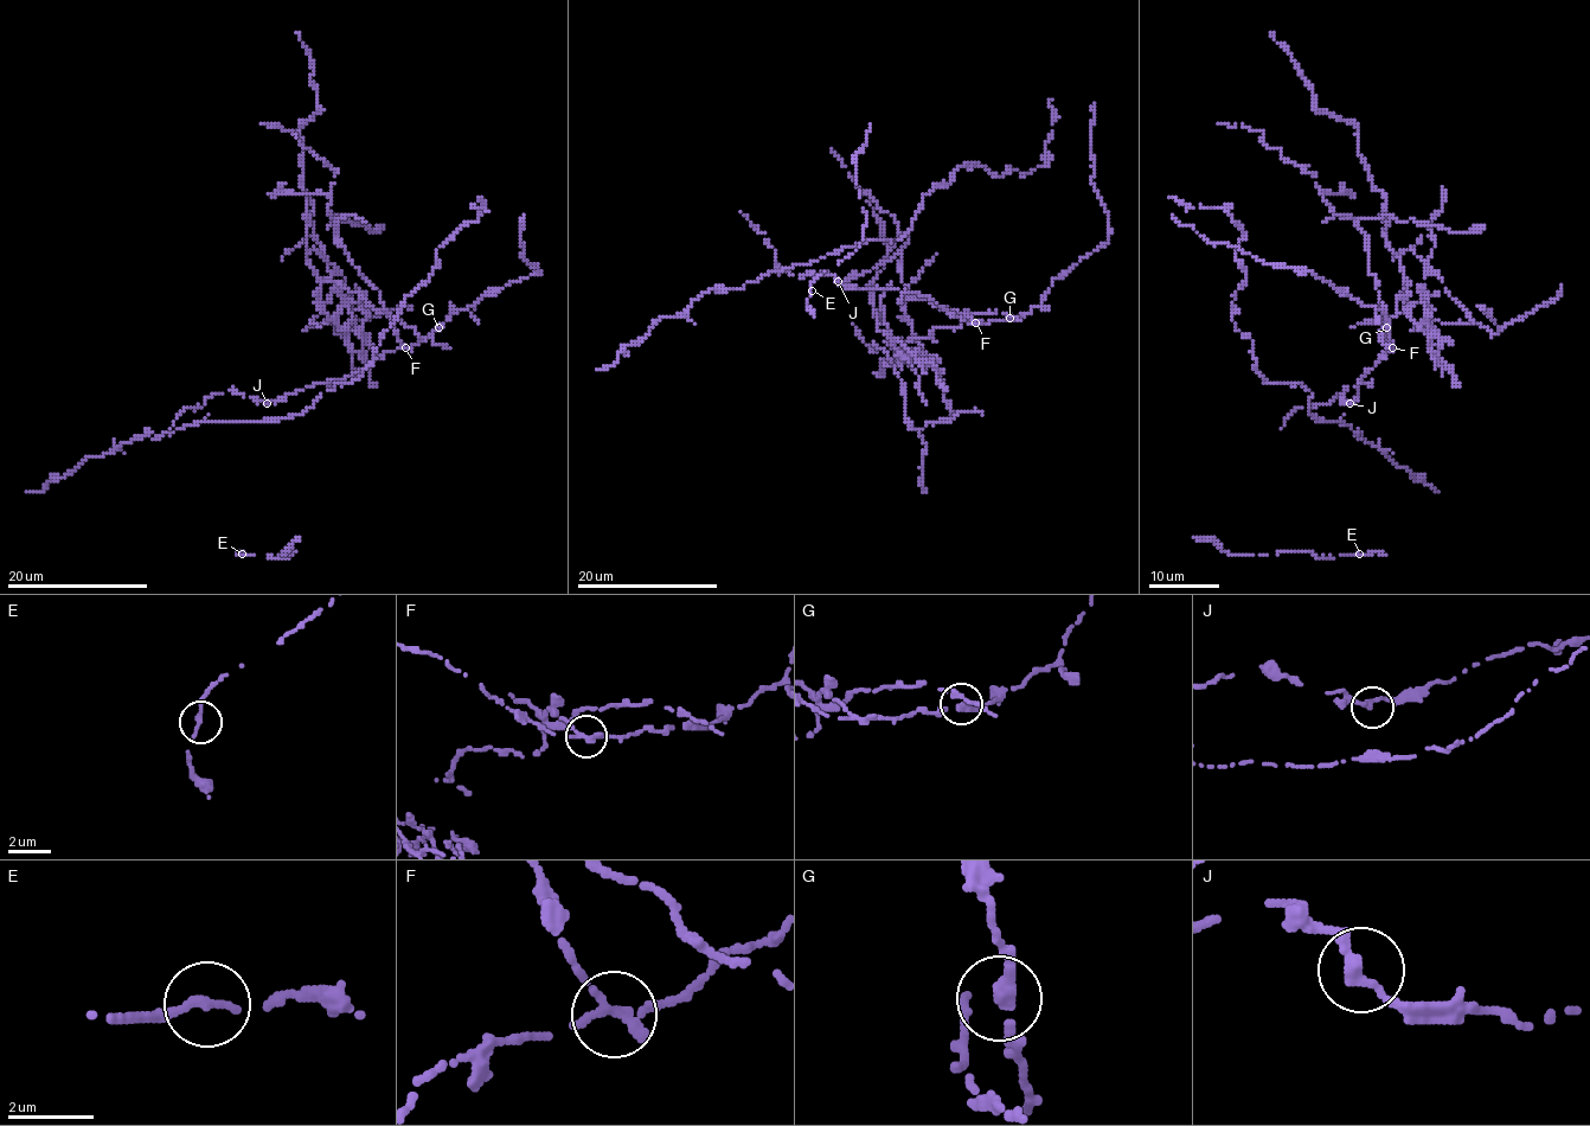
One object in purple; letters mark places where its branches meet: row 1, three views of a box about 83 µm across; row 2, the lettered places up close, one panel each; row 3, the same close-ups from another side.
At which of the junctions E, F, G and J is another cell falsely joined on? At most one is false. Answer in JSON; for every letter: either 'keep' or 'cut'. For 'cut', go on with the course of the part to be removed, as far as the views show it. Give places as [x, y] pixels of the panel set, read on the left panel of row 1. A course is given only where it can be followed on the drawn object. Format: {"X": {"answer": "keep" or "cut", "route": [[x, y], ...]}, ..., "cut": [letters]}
{"E": {"answer": "keep"}, "F": {"answer": "cut", "route": [[405, 347], [391, 319], [358, 293], [324, 281], [307, 260], [300, 128], [320, 110], [313, 63], [296, 33]]}, "G": {"answer": "keep"}, "J": {"answer": "keep"}, "cut": ["F"]}

